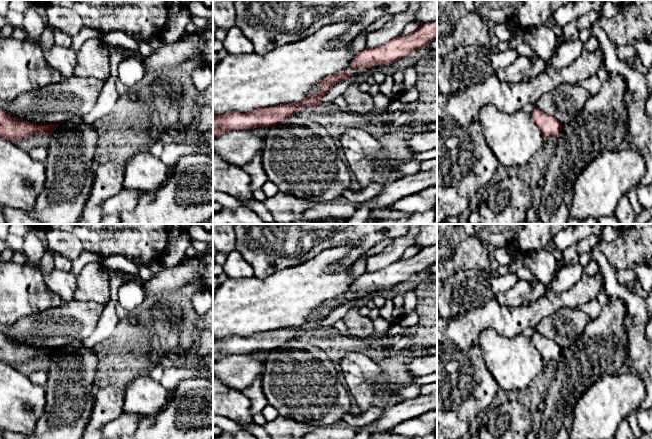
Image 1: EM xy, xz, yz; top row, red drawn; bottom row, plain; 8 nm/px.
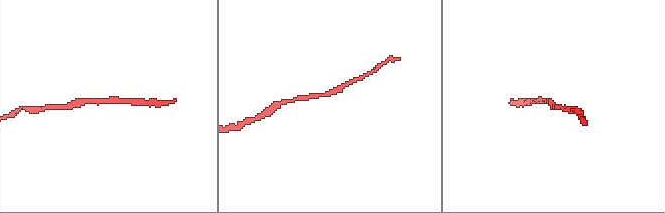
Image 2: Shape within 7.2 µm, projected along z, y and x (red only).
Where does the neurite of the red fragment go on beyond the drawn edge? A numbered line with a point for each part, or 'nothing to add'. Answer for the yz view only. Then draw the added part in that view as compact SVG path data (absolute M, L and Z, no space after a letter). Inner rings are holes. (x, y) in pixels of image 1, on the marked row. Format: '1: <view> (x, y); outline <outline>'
nothing to add

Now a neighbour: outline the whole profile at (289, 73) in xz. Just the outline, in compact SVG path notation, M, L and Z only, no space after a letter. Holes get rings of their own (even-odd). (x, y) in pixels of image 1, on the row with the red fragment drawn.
M347 22L328 24L302 40L283 44L264 54L227 55L213 70L213 115L230 112L245 114L261 108L296 103L320 92L320 83L327 76L343 71L353 75L370 75L374 70L384 71L392 66L393 63L373 68L352 68L351 61L356 55L349 52L349 42L342 47L331 46L331 41L341 37L349 27Z

